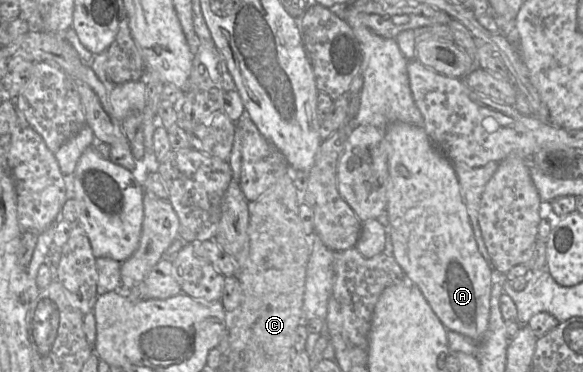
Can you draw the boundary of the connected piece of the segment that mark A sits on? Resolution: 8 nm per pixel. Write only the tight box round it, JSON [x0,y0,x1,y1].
[384,122,492,341]

